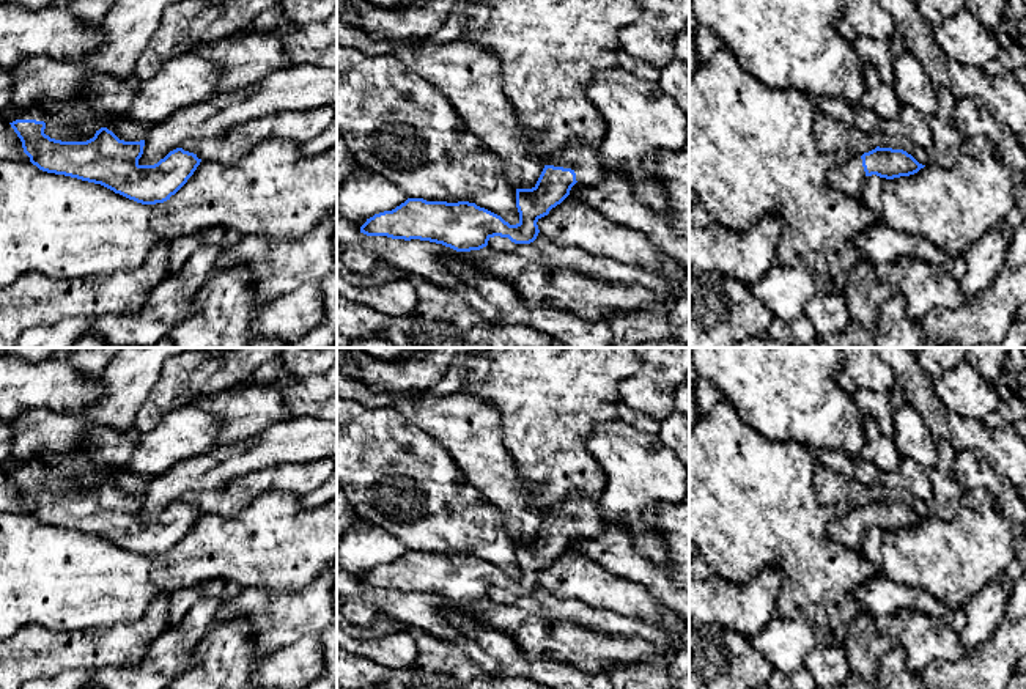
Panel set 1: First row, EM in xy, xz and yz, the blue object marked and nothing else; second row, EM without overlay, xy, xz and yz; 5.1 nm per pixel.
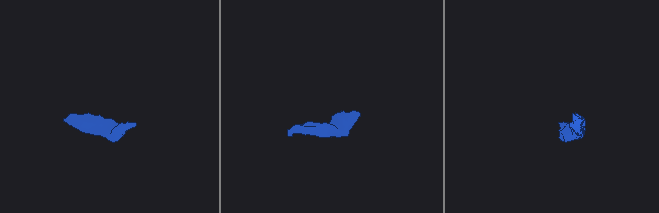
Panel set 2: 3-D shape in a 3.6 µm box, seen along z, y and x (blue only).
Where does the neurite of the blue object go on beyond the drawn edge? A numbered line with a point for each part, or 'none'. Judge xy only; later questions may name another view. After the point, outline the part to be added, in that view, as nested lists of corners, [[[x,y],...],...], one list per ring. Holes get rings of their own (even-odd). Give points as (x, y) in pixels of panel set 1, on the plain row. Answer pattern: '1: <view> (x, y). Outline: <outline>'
1: xy (38, 463). Outline: [[[38,451],[31,459],[16,459],[9,458],[3,467],[5,470],[13,475],[16,472],[36,472],[36,473],[46,473],[47,470],[47,456],[46,451]]]

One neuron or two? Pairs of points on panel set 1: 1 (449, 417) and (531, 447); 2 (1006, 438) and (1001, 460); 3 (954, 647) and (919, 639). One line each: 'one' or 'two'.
1: two
2: one
3: one

